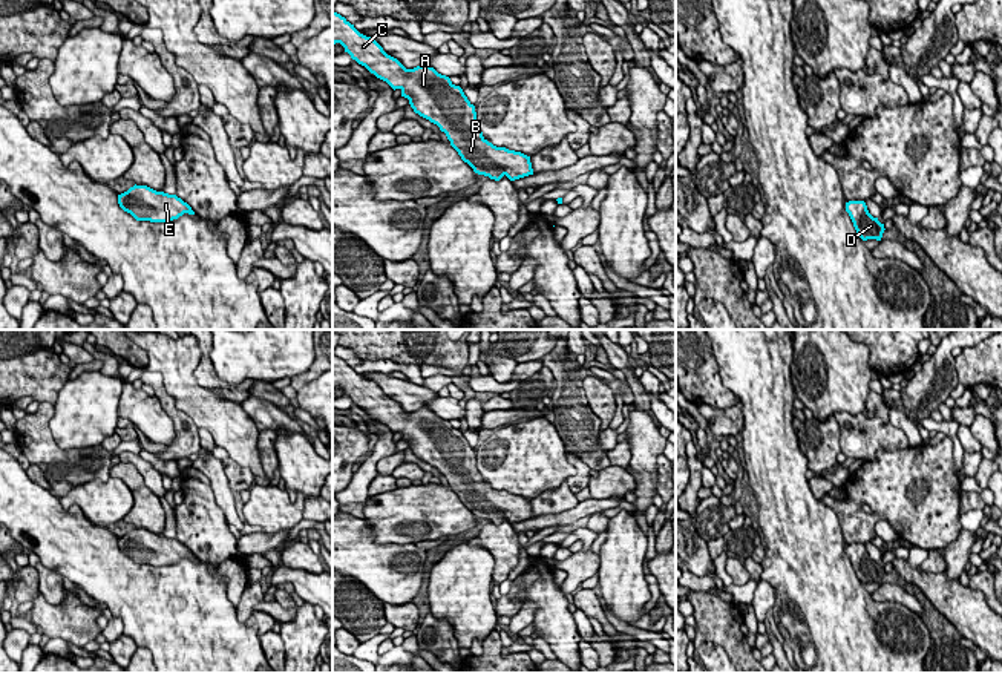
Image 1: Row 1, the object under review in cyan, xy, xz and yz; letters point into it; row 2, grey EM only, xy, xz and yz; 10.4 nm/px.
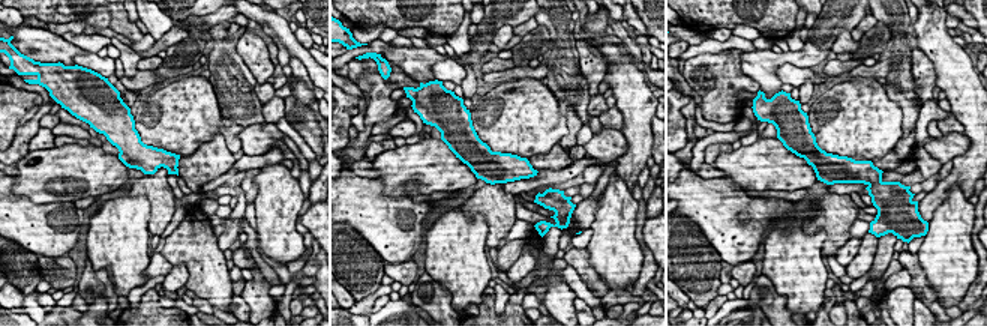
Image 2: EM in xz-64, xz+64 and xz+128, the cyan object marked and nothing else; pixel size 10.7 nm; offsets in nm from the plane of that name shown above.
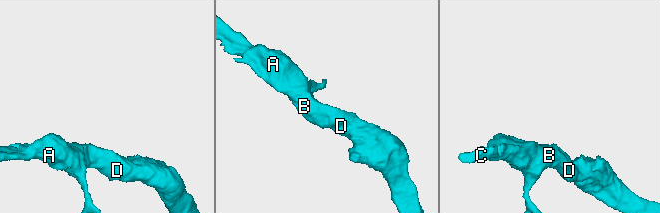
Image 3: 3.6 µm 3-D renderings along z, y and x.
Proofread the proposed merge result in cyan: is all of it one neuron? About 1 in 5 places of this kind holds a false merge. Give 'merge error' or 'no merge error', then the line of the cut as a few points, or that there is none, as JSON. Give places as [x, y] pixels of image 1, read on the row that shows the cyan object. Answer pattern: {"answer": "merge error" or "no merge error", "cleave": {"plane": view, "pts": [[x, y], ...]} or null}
{"answer": "no merge error", "cleave": null}

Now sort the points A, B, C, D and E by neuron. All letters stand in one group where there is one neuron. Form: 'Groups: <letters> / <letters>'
Groups: A B C D E

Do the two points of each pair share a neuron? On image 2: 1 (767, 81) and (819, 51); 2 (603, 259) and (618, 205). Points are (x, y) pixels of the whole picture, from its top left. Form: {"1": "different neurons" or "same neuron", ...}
{"1": "same neuron", "2": "same neuron"}

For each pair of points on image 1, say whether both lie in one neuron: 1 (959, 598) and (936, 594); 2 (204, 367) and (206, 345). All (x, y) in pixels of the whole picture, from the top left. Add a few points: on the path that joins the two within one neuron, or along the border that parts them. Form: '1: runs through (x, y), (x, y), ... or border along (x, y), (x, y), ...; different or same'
1: runs through (953, 598), (943, 594); same
2: runs through (204, 362), (206, 350); same

